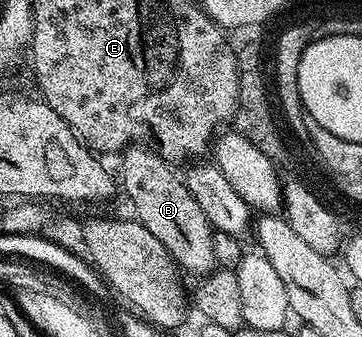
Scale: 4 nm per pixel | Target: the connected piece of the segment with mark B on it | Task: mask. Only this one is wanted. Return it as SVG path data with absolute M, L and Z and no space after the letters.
M133 144L124 148L121 159L123 159L121 192L124 192L131 199L131 204L135 207L134 219L143 224L145 230L149 230L149 234L153 234L153 238L157 238L163 243L165 250L169 250L169 254L184 273L206 274L212 271L217 264L213 250L213 238L211 237L213 229L211 223L205 218L205 214L201 214L201 206L197 206L193 194L189 194L189 190L183 184L182 175L178 171L175 173L171 169L174 167L168 161L162 160L152 148L141 144Z

